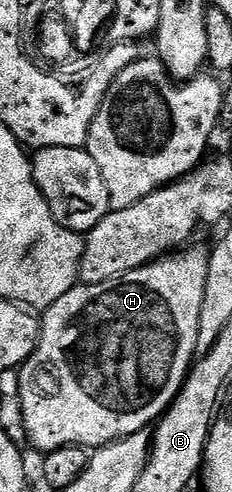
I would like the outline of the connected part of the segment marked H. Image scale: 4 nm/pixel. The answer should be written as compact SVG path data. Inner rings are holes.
M192 244L182 251L164 255L157 261L150 261L148 265L137 267L129 271L123 277L117 277L114 281L97 283L96 285L76 284L57 303L53 303L47 309L42 310L41 324L39 326L39 342L29 355L29 359L19 369L21 387L17 404L23 408L23 429L31 440L35 449L40 449L40 454L46 455L57 451L61 447L79 445L82 449L94 451L105 445L112 445L123 437L133 435L137 431L154 426L156 422L171 408L175 396L183 390L183 384L187 382L187 374L190 373L193 362L197 357L197 331L201 319L201 302L205 299L205 279L209 279L209 253L205 248Z

